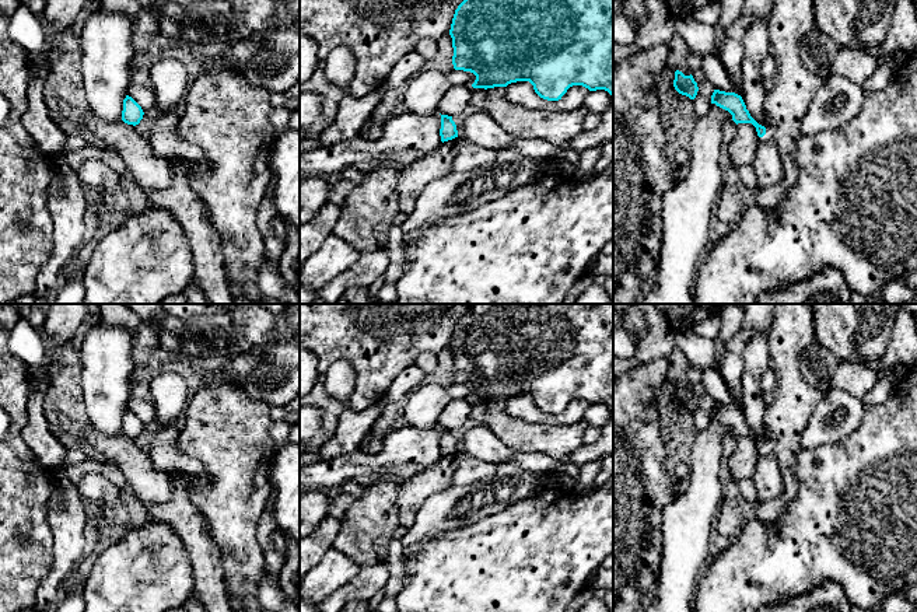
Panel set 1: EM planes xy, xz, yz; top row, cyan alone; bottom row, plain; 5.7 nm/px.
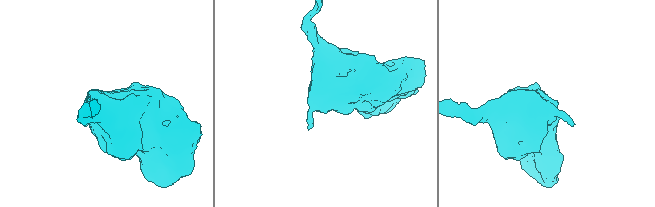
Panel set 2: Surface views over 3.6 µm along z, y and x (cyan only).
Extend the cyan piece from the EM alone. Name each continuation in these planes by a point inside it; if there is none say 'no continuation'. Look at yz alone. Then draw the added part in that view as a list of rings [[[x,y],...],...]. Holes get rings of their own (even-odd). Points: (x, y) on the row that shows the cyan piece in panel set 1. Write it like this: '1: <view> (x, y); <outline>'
1: yz (769, 137); [[[766,126],[766,134],[759,137],[760,143],[773,143],[774,144],[774,132]]]

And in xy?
no continuation

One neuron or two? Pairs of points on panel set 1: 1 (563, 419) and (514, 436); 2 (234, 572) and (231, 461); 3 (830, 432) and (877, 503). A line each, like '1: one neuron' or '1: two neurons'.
1: two neurons
2: one neuron
3: two neurons

